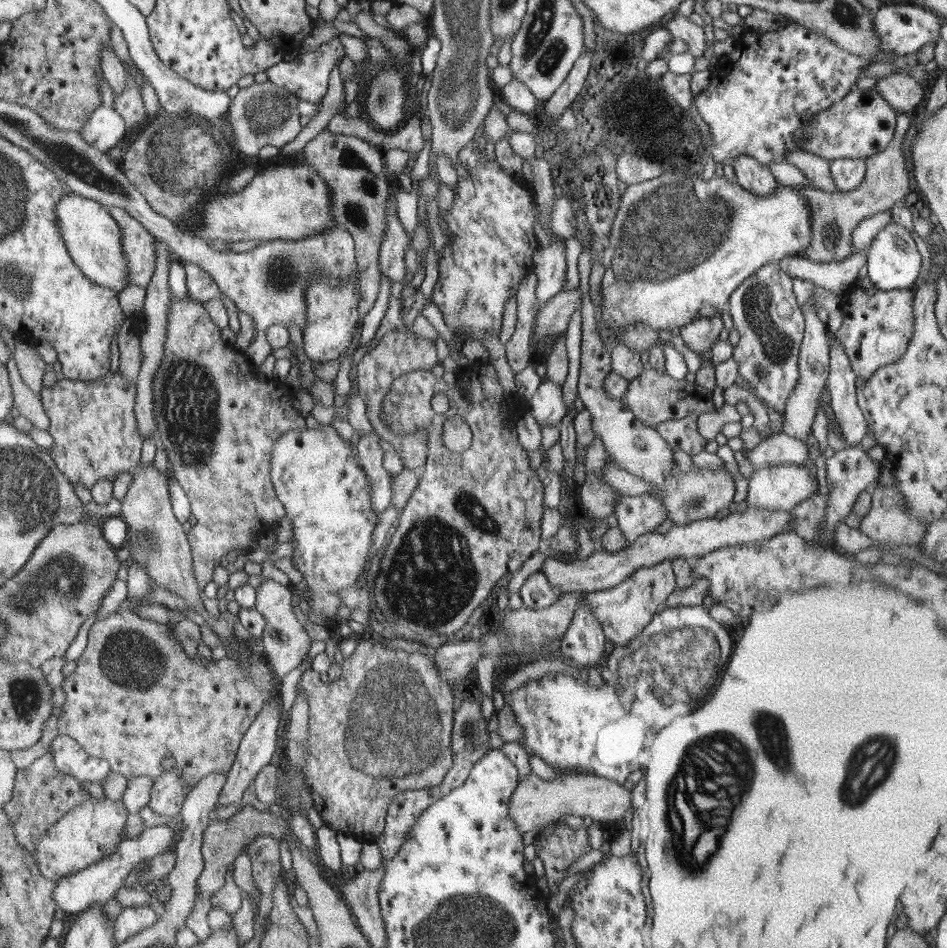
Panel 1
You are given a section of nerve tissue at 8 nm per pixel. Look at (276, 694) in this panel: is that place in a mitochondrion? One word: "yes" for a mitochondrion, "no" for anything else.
no

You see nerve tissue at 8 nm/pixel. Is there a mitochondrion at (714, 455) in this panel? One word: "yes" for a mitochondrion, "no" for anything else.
no

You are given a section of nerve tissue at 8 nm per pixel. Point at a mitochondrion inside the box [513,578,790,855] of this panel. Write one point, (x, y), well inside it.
(673, 655)

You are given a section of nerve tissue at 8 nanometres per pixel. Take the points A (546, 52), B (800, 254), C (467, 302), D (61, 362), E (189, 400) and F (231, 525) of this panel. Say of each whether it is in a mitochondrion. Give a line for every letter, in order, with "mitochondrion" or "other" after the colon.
A: mitochondrion
B: other
C: mitochondrion
D: other
E: mitochondrion
F: other

